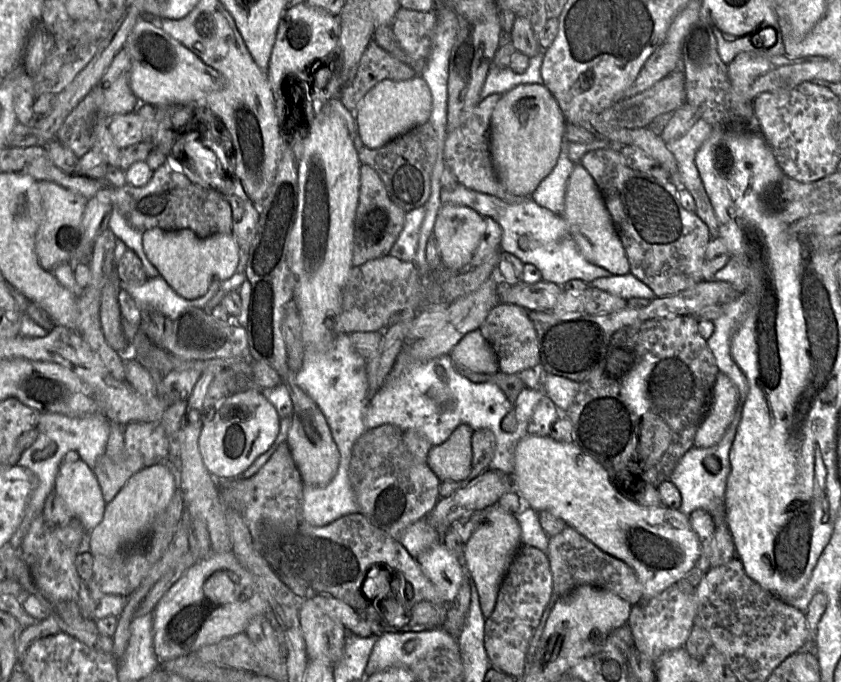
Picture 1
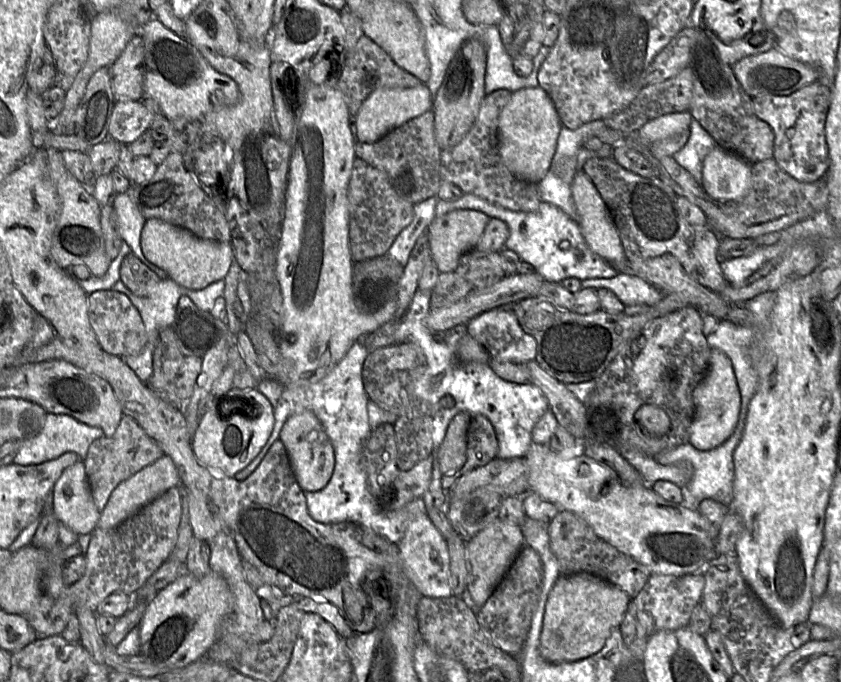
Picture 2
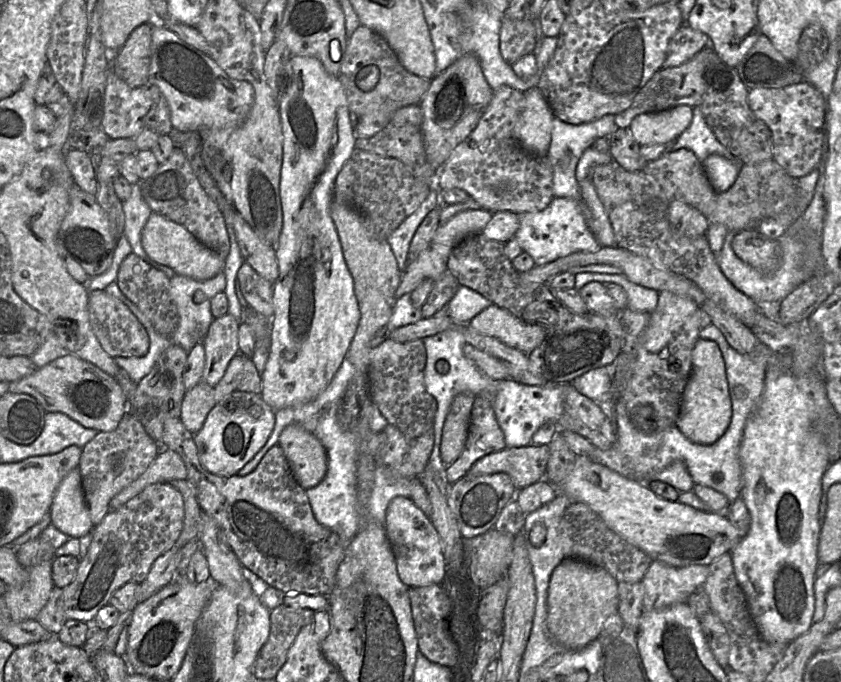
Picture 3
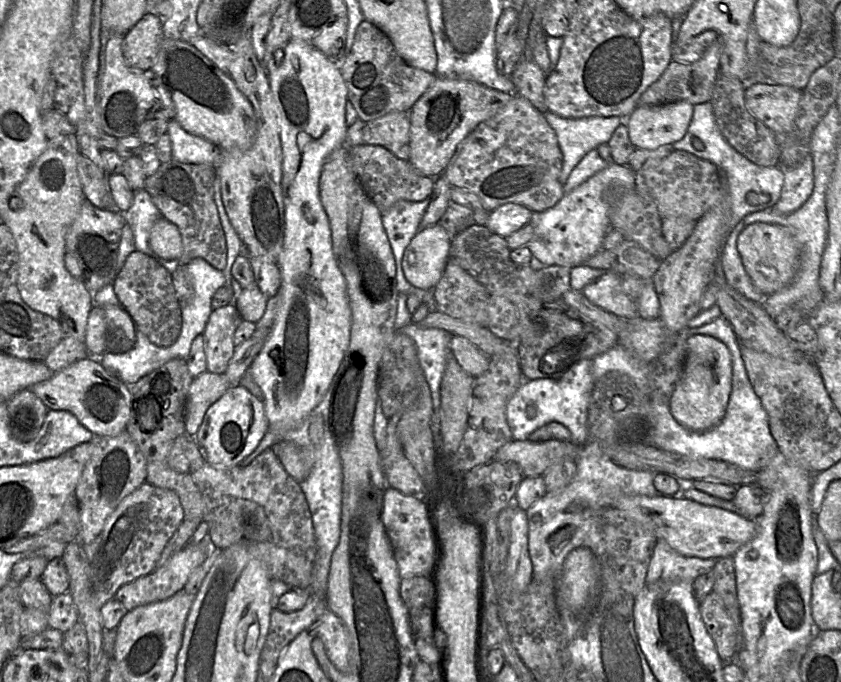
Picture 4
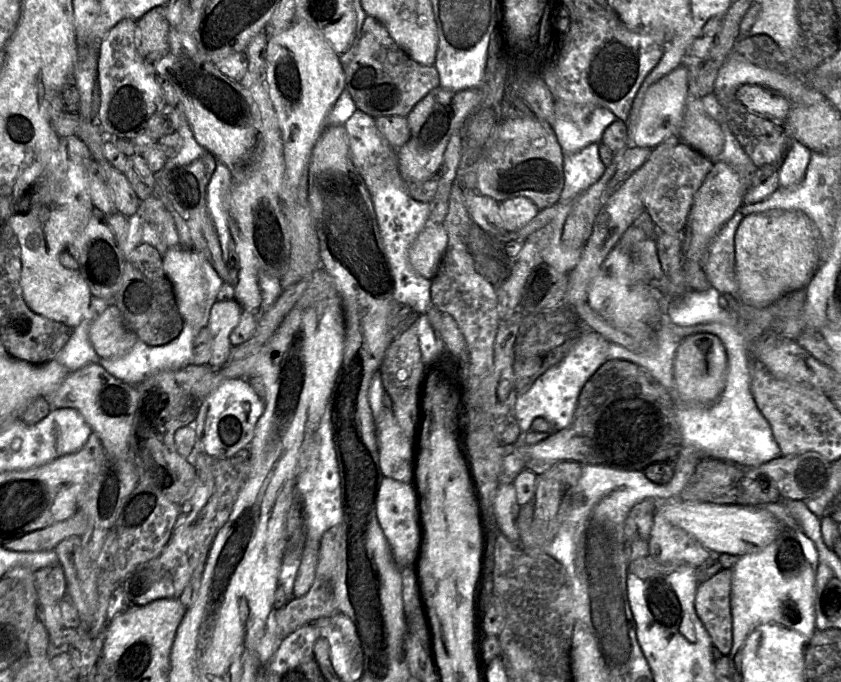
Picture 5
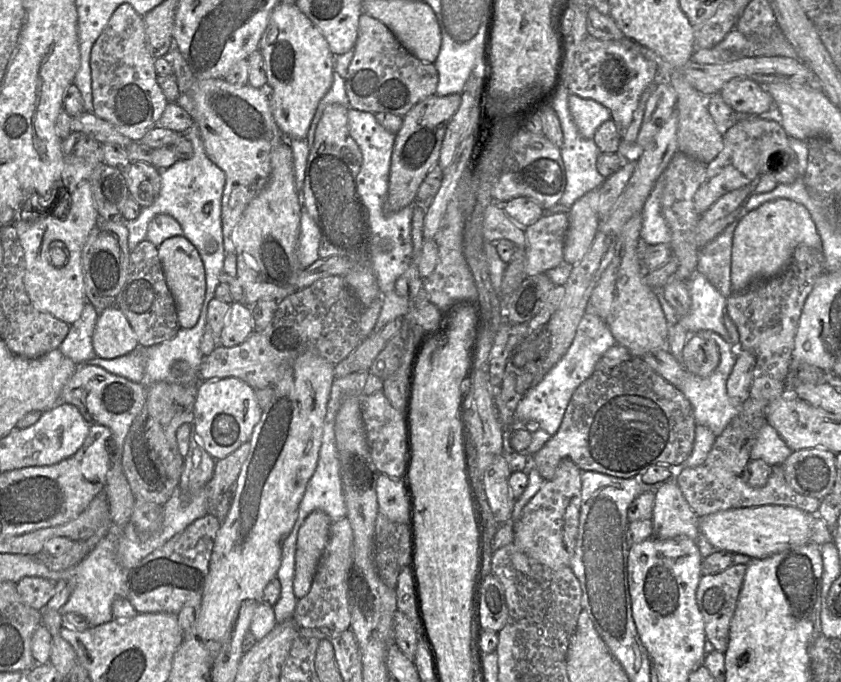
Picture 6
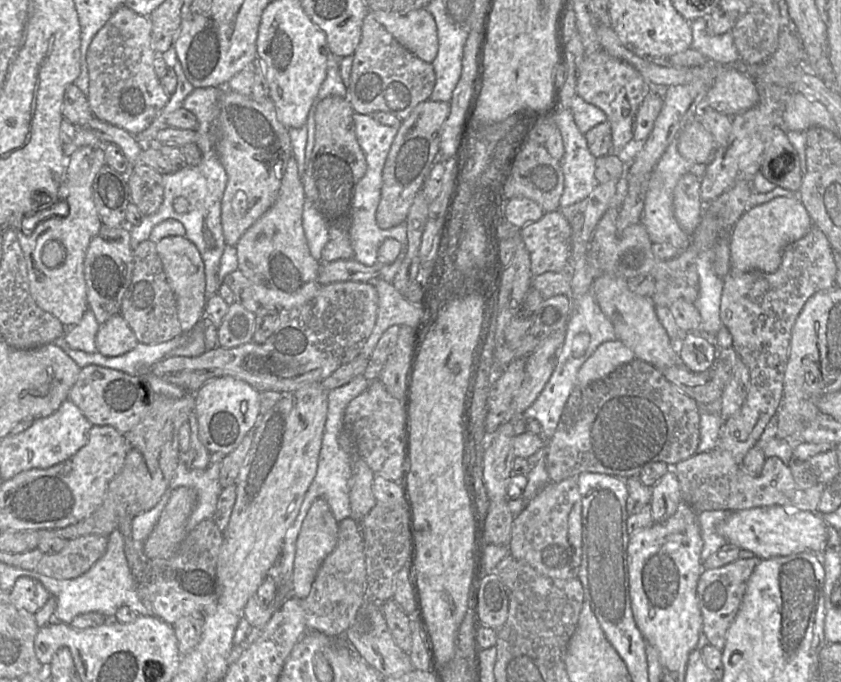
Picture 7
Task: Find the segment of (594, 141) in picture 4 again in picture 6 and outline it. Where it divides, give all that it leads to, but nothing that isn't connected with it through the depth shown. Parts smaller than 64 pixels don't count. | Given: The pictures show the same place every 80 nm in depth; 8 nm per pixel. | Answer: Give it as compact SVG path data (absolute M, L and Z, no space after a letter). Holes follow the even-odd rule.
M569 94L568 104L578 131L587 139L593 139L599 126L611 119L610 111L594 100Z

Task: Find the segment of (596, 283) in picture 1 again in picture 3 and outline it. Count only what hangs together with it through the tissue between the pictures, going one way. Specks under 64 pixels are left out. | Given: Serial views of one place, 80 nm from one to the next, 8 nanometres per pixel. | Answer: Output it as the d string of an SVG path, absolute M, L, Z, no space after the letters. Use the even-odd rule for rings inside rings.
M584 272L575 274L575 287L581 289L585 284L596 281L603 284L620 285L627 294L627 306L639 312L652 313L659 300L659 292L637 284L621 274Z

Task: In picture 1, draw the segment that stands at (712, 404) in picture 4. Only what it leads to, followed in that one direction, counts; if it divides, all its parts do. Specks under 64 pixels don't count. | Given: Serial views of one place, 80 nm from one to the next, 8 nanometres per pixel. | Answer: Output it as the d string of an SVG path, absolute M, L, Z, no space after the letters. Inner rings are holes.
M719 371L706 414L696 432L694 446L708 448L717 444L733 420L737 404L737 387Z

